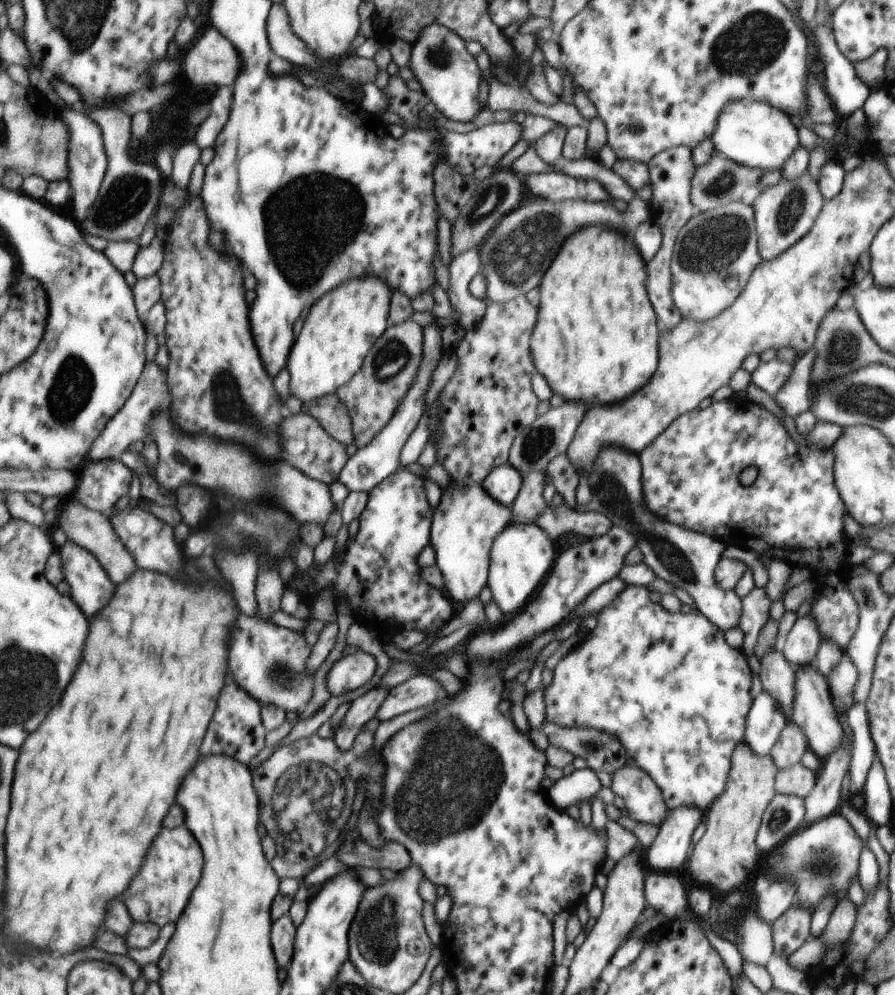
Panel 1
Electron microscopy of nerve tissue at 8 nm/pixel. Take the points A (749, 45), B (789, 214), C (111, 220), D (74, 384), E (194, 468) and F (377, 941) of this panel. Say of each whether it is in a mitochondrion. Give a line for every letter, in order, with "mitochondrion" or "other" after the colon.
A: mitochondrion
B: mitochondrion
C: mitochondrion
D: mitochondrion
E: other
F: mitochondrion

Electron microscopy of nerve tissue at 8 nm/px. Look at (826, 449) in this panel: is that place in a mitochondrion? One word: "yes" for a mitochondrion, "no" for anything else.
no

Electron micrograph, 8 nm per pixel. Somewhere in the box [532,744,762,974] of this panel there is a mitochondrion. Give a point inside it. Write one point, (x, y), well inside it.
(727, 918)

